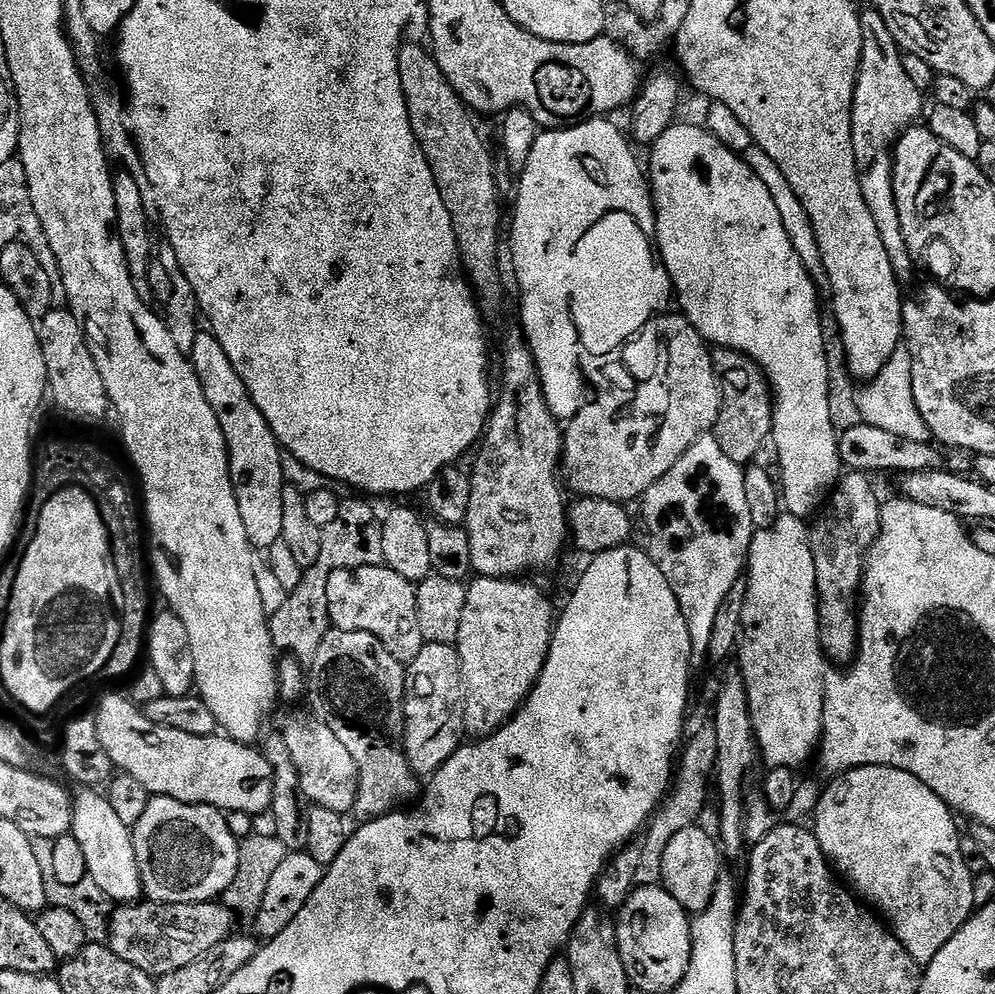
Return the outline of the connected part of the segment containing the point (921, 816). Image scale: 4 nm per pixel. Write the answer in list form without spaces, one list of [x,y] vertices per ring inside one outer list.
[[[862,766],[839,773],[833,780],[836,781],[829,788],[823,789],[814,813],[814,831],[824,855],[833,869],[887,921],[916,963],[927,966],[934,954],[958,934],[978,904],[972,872],[960,849],[957,817],[947,802],[926,786],[926,782],[914,778],[914,774],[906,774],[906,770]]]

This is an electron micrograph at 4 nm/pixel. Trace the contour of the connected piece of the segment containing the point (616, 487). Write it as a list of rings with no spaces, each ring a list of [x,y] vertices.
[[[661,314],[648,323],[647,331],[660,332],[656,336],[656,340],[660,344],[664,344],[660,348],[661,364],[657,366],[656,373],[652,376],[648,388],[652,392],[648,392],[644,396],[644,400],[648,404],[653,404],[656,408],[644,408],[637,416],[612,416],[609,420],[599,420],[596,416],[588,416],[587,411],[577,414],[573,420],[567,421],[566,427],[563,429],[564,434],[564,450],[562,453],[562,480],[565,485],[568,484],[576,491],[577,497],[593,496],[594,498],[602,498],[603,500],[613,500],[622,505],[627,505],[628,500],[639,501],[643,497],[646,490],[650,490],[650,486],[654,486],[654,482],[658,482],[658,478],[662,478],[662,474],[666,474],[666,470],[670,470],[670,466],[674,466],[674,462],[678,462],[678,458],[682,458],[682,454],[686,454],[686,450],[690,450],[690,446],[694,446],[694,442],[698,442],[698,438],[705,434],[711,433],[716,426],[716,420],[720,416],[720,405],[722,397],[720,394],[720,381],[716,379],[716,368],[712,364],[712,352],[709,345],[698,334],[698,330],[691,322],[682,314],[676,316],[668,316],[669,314]]]

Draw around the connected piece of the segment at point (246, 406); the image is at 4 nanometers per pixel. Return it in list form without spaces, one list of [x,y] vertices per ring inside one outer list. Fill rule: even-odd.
[[[197,331],[195,340],[190,344],[190,359],[228,442],[232,482],[236,485],[238,506],[242,510],[242,520],[246,522],[246,532],[252,547],[256,550],[272,550],[281,543],[285,527],[285,457],[282,455],[280,441],[273,434],[271,425],[256,405],[226,350],[211,331]]]

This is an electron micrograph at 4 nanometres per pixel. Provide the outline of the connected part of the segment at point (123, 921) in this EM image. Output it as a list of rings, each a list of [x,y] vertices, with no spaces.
[[[133,902],[121,904],[111,913],[106,944],[114,954],[118,954],[118,958],[138,966],[153,978],[159,978],[174,970],[182,970],[182,966],[190,966],[190,962],[202,958],[202,954],[214,950],[214,946],[218,946],[223,940],[227,940],[234,932],[232,920],[234,921],[234,913],[220,902],[206,904]]]

